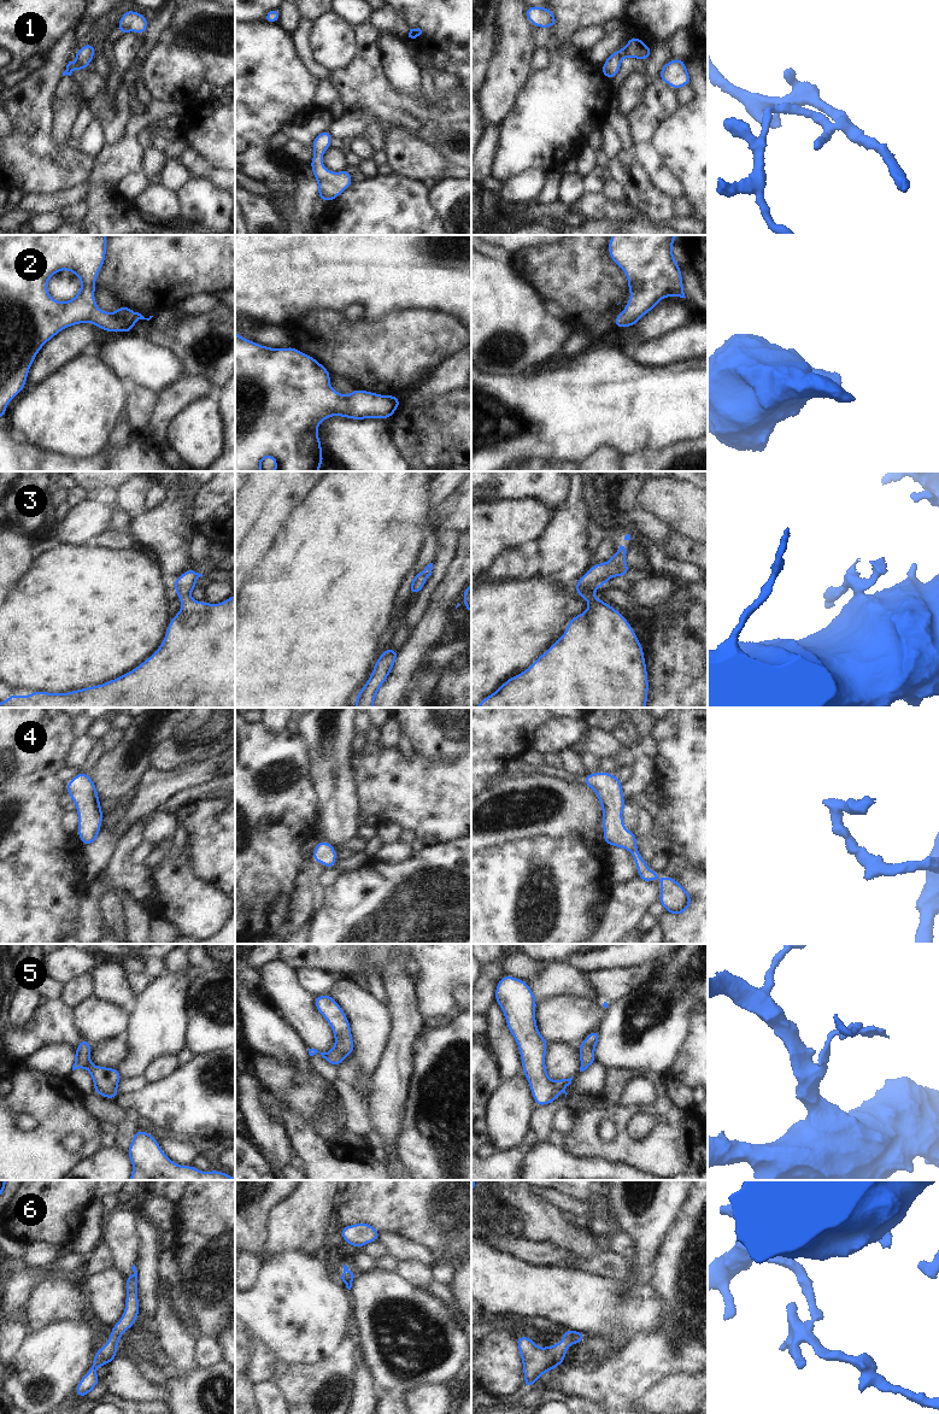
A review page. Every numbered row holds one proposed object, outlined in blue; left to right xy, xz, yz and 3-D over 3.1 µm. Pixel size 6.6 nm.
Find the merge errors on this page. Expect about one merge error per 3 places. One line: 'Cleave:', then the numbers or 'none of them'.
Cleave: none of them

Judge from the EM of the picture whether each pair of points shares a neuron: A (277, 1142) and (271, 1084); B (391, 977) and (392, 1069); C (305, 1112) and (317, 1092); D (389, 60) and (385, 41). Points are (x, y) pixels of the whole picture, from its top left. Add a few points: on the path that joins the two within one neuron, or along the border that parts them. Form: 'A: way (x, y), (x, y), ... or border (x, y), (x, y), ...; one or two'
A: border (252, 1075), (265, 1090); two
B: way (400, 999), (399, 1046); one
C: way (306, 1107), (306, 1103), (312, 1097); one
D: way (389, 56), (389, 46); one

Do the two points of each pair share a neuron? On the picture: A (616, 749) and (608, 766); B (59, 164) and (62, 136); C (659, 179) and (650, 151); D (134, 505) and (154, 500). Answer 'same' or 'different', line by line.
A: different
B: different
C: same
D: different

